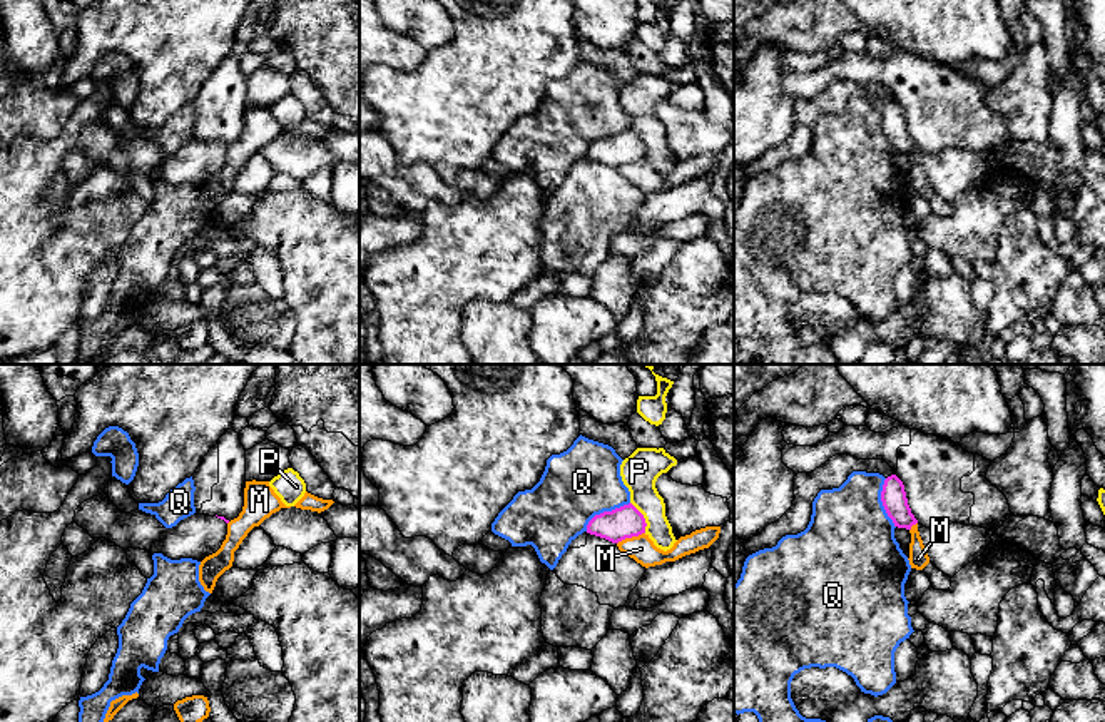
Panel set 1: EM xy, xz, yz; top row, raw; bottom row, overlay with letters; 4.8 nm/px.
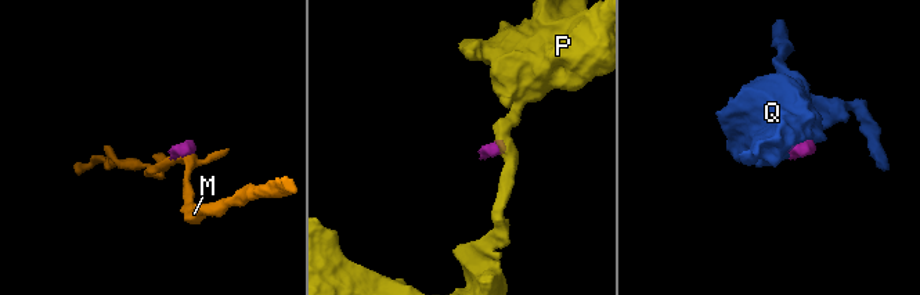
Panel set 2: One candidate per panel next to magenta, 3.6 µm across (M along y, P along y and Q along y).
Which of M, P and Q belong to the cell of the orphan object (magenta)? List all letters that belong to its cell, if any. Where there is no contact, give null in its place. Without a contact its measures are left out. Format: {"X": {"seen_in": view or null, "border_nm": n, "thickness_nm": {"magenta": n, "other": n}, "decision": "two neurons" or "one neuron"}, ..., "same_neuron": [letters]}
{"M": {"seen_in": "xz", "border_nm": 150, "thickness_nm": {"magenta": 160, "other": 120}, "decision": "two neurons"}, "P": {"seen_in": "xz", "border_nm": 170, "thickness_nm": {"magenta": 160, "other": 180}, "decision": "two neurons"}, "Q": {"seen_in": "xz", "border_nm": 260, "thickness_nm": {"magenta": 160, "other": 340}, "decision": "two neurons"}, "same_neuron": []}

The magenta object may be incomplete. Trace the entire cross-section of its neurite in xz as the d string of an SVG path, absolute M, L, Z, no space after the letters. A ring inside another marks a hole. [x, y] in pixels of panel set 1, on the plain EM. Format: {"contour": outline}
{"contour": "M629 129L612 137L595 140L587 150L587 159L619 169L645 159L645 152L644 140Z"}

